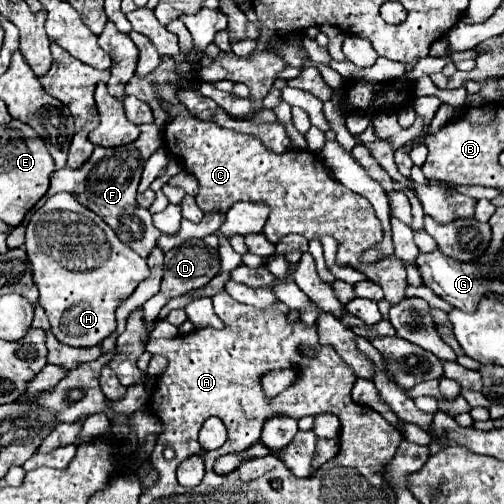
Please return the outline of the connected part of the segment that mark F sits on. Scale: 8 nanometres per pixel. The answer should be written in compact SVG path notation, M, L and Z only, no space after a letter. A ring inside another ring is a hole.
M155 122L151 124L143 124L141 126L141 134L135 142L127 144L127 152L125 148L103 148L103 146L95 146L91 158L79 168L79 170L71 170L71 168L61 168L55 170L51 176L51 194L57 192L71 192L75 196L87 196L87 198L77 198L83 206L87 206L89 210L93 210L97 216L101 216L117 234L117 238L127 244L131 250L135 250L139 256L147 258L147 254L153 250L157 238L161 236L161 232L153 226L151 222L151 214L149 210L143 210L137 206L137 186L139 186L139 178L143 172L143 166L147 162L147 158L159 148L163 146L163 128L159 128ZM107 162L117 162L115 170L107 170Z

